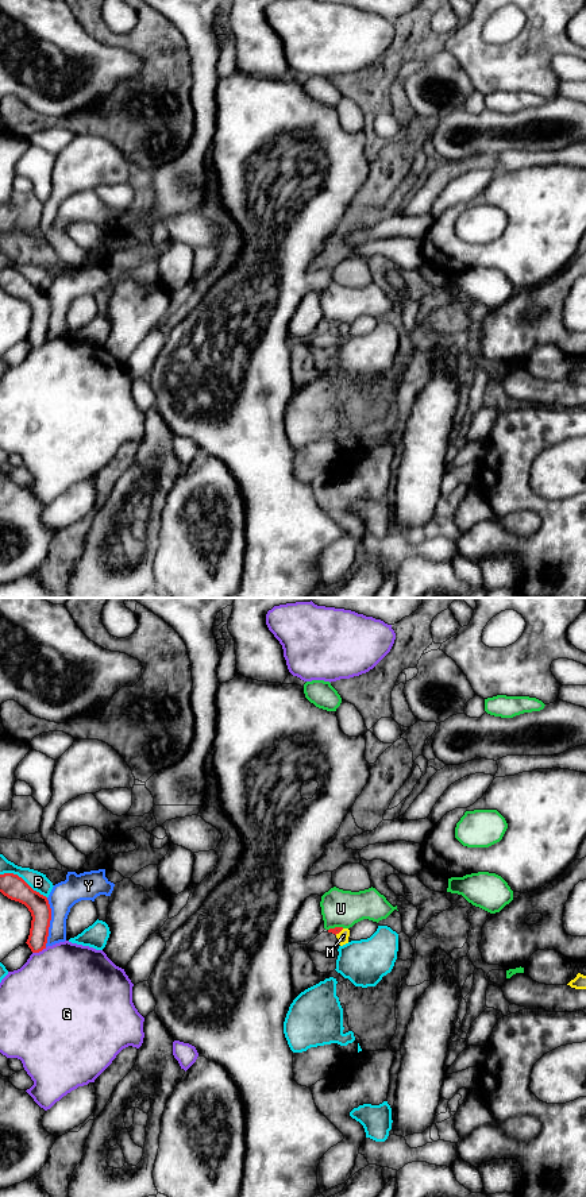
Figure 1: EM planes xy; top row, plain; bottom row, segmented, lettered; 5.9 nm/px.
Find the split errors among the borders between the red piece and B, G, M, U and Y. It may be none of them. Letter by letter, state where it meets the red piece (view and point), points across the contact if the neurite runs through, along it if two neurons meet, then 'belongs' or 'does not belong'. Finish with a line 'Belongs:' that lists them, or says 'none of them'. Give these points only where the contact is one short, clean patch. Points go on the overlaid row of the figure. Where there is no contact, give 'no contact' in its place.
B: xy (22, 879) | does not belong
G: xy (39, 950) | does not belong
M: xy (339, 931) | across xy (336, 930), (339, 931), (343, 935) | belongs
U: xy (335, 927) | does not belong
Y: xy (49, 922) | does not belong
Belongs: M

